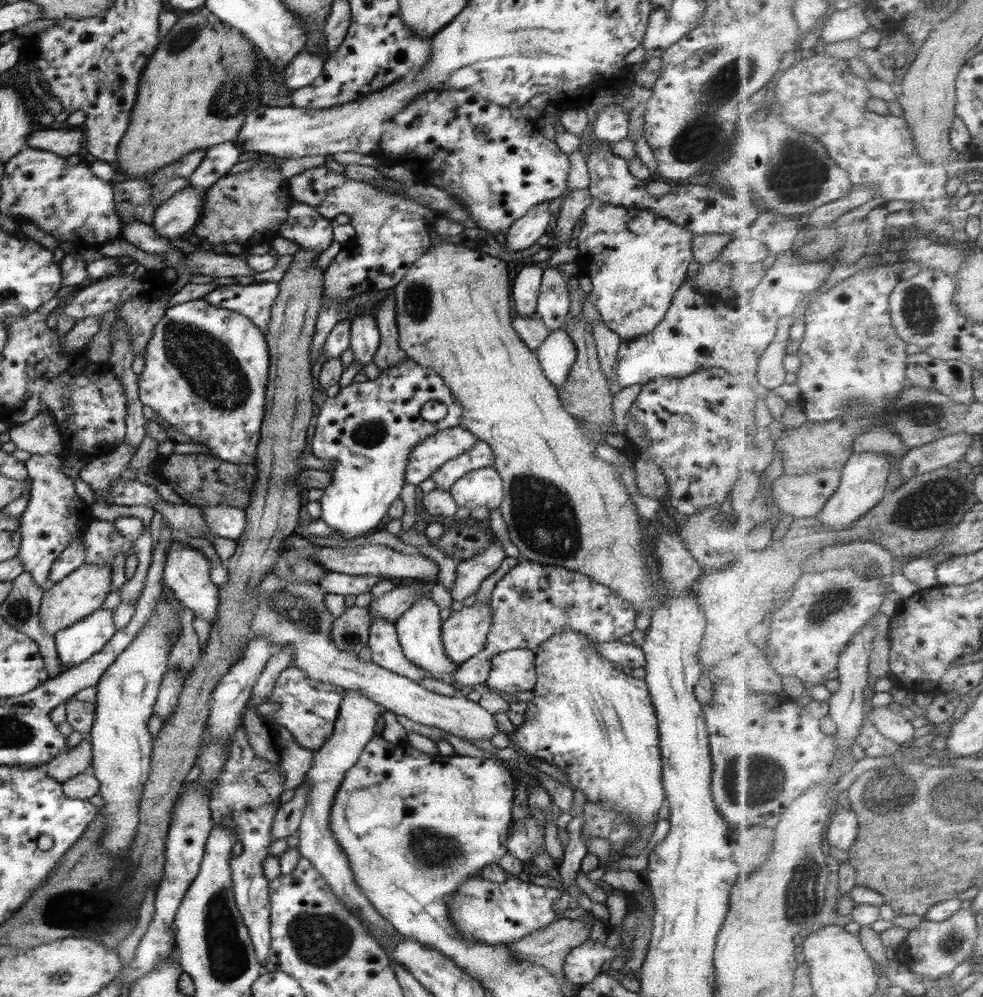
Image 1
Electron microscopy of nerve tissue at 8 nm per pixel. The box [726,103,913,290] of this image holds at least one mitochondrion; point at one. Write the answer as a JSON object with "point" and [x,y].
{"point":[800,176]}

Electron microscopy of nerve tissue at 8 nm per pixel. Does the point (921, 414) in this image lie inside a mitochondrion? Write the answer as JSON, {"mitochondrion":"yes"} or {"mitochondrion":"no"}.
{"mitochondrion":"yes"}

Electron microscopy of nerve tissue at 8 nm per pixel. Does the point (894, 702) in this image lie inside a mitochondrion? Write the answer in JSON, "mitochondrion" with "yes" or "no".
{"mitochondrion":"no"}

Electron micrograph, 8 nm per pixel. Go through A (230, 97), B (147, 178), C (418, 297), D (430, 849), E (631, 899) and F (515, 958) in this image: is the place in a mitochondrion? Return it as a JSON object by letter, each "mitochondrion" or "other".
{"A":"mitochondrion","B":"other","C":"mitochondrion","D":"mitochondrion","E":"other","F":"other"}

